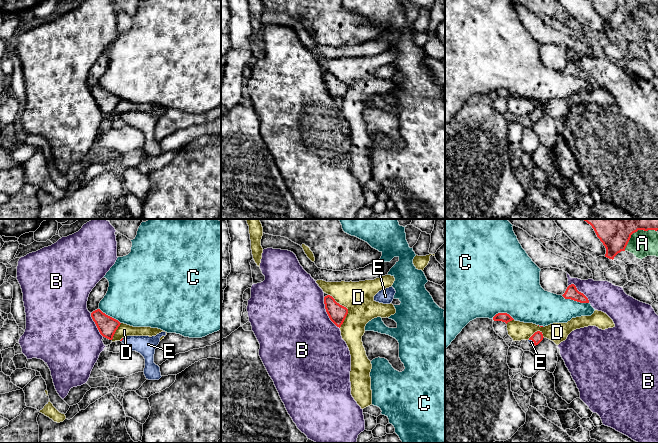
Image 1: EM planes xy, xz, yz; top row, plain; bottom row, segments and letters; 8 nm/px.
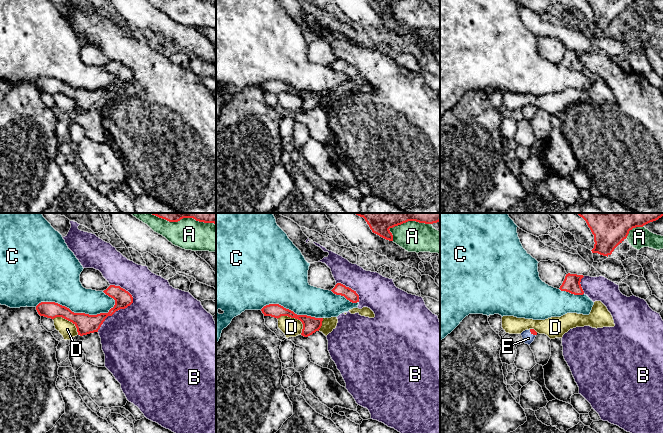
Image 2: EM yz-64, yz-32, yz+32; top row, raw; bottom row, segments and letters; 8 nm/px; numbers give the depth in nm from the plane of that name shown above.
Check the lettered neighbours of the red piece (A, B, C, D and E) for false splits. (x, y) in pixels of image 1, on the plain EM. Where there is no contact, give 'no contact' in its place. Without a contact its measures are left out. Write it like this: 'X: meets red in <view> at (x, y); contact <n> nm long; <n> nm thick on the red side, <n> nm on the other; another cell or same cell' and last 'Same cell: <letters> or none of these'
A: meets red in yz at (636, 7); contact 300 nm long; 220 nm thick on the red side, 220 nm on the other; another cell
B: meets red in xz at (327, 89); contact 280 nm long; 150 nm thick on the red side, 500 nm on the other; another cell
C: meets red in yz at (575, 76); contact 240 nm long; 100 nm thick on the red side, 260 nm on the other; another cell
D: meets red in xz at (347, 85); contact 280 nm long; 150 nm thick on the red side, 260 nm on the other; another cell
E: meets red in yz at (533, 117); contact 80 nm long; 90 nm thick on the red side, 40 nm on the other; same cell
Same cell: E

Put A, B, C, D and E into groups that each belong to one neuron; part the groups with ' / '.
A / B / C / D / E

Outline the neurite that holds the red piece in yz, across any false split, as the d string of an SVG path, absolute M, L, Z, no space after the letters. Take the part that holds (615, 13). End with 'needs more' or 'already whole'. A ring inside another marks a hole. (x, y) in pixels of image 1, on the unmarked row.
M590 0L606 24L605 33L614 33L625 24L631 11L638 6L658 6L658 0Z; already whole

